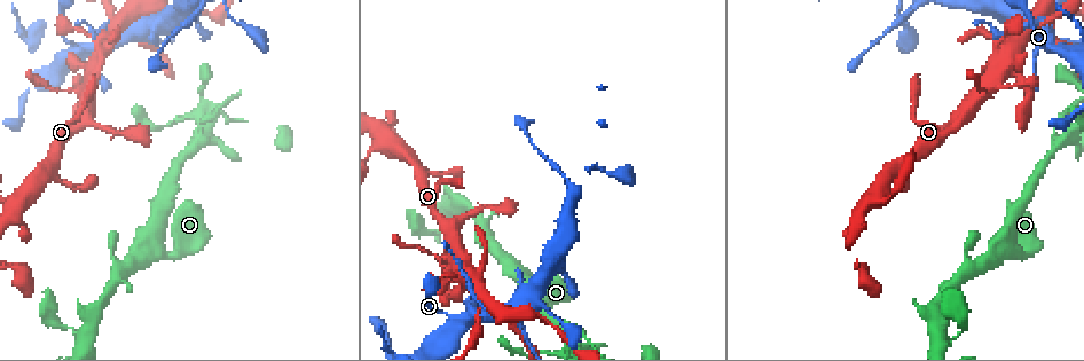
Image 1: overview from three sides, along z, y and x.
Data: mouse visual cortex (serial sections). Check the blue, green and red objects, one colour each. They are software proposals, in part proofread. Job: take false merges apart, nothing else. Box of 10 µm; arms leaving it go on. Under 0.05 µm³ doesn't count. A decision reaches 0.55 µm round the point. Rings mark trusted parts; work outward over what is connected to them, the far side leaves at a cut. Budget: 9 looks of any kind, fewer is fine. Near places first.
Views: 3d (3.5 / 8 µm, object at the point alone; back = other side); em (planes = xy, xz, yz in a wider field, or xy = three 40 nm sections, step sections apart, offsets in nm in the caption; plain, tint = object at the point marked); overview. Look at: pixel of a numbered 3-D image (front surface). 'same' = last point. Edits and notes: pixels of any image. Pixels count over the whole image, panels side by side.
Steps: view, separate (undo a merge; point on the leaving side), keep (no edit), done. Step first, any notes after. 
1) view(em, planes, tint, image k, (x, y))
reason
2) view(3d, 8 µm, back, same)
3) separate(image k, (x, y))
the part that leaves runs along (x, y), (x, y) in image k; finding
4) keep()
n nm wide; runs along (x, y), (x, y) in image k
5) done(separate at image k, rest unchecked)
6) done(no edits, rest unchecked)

view(3d, 3.5 µm, image 1, (97, 59))
sharp bend

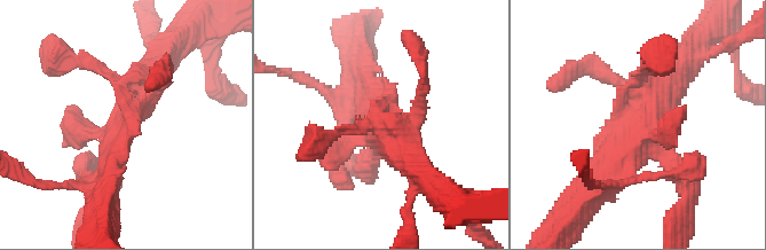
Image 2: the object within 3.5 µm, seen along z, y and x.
keep()
runs along (600, 184), (636, 145), (682, 63) in image 2; one cell here

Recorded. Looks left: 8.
view(3d, 3.5 µm, image 1, (1006, 241))
thin neck

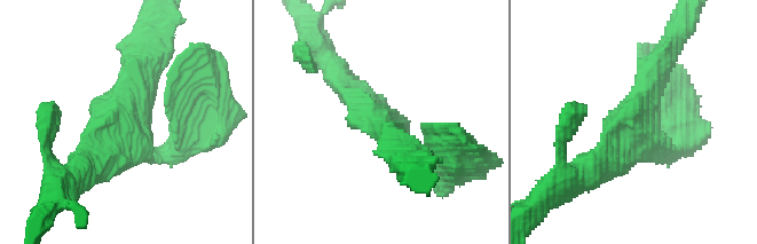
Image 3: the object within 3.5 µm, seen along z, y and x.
view(em, xy, step 2, plain, image 3, (124, 125))
need the tissue

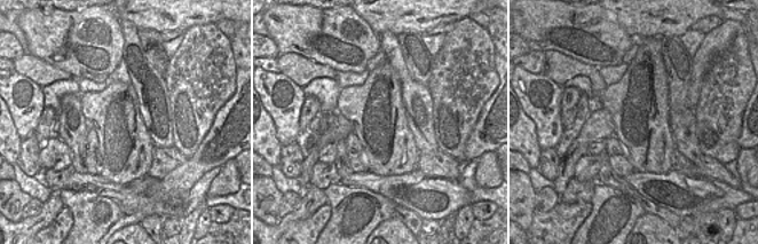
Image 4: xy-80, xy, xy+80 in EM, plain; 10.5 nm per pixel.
view(em, xy, step 2, tint, same)
where the object lies

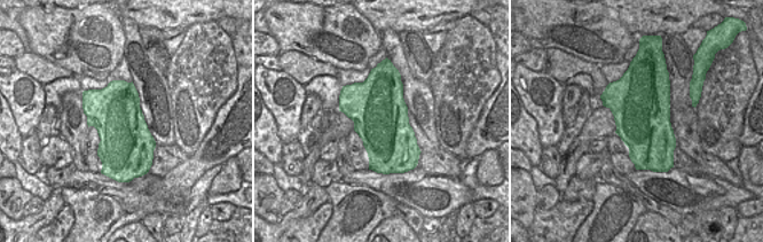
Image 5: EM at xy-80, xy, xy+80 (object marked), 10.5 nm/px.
keep()
arms of 200, 350, 400 nm; runs along (434, 159), (395, 140), (339, 75) in image 3; all the same cell

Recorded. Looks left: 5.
view(3d, 3.5 µm, image 1, (83, 338))
abrupt turn

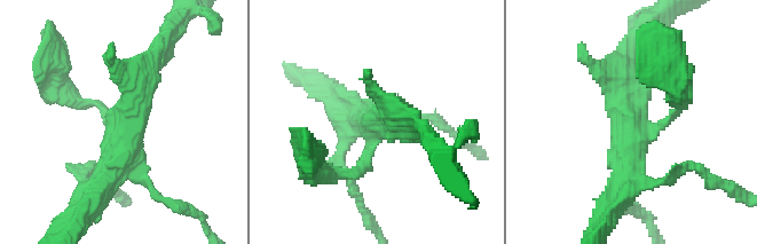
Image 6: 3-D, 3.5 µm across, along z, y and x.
view(em, planes, tint, image 6, (126, 123))
shape alone is not enough

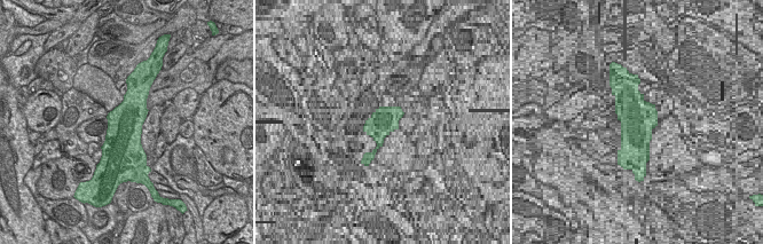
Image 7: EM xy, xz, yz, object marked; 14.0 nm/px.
keep()
runs along (409, 117), (371, 126), (356, 171) in image 6; one cell here

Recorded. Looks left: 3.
view(3d, 3.5 µm, image 1, (199, 138))

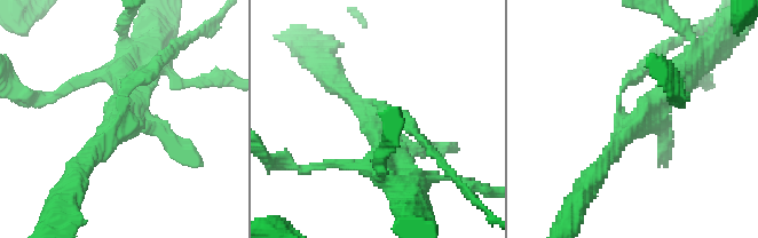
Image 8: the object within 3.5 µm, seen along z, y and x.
view(em, xy, step 5, tint, image 8, (638, 120))

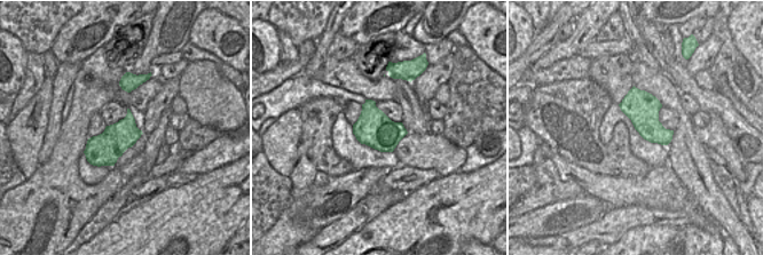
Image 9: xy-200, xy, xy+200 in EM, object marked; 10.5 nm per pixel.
keep()
all the same cell

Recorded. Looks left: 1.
done(no edits, rest unchecked)

